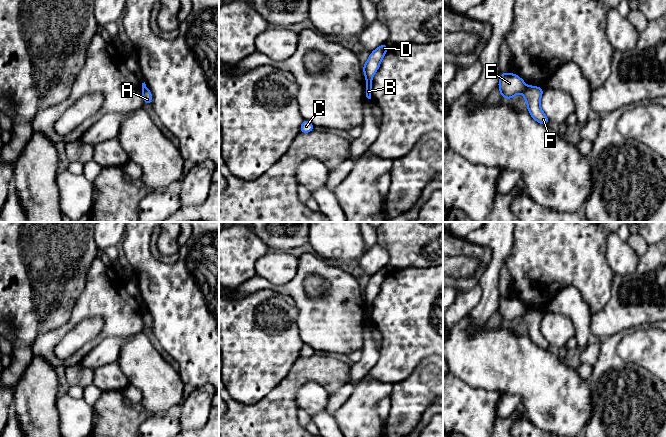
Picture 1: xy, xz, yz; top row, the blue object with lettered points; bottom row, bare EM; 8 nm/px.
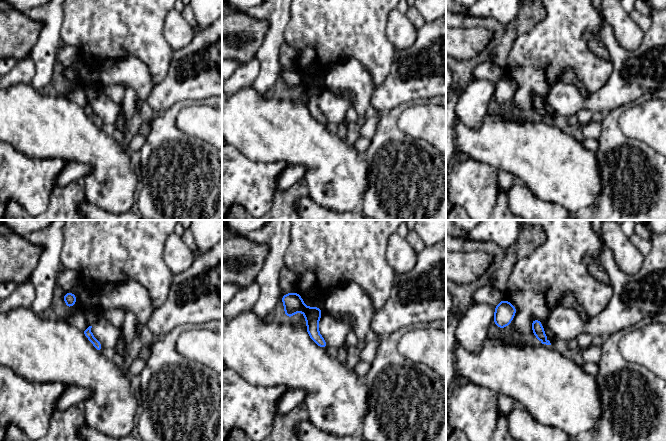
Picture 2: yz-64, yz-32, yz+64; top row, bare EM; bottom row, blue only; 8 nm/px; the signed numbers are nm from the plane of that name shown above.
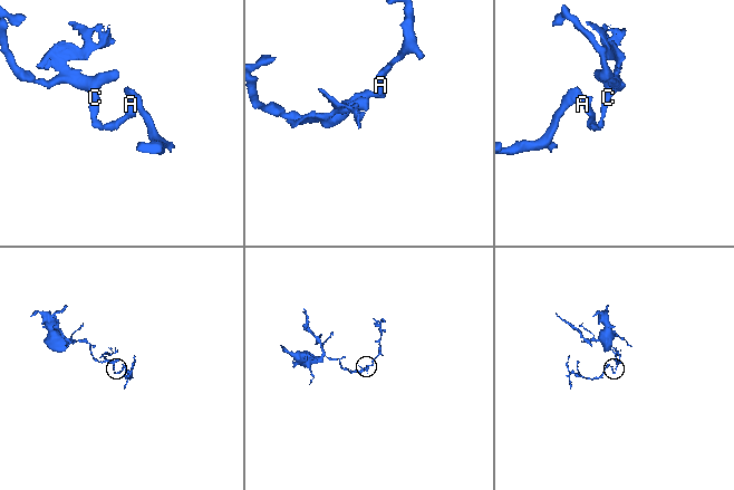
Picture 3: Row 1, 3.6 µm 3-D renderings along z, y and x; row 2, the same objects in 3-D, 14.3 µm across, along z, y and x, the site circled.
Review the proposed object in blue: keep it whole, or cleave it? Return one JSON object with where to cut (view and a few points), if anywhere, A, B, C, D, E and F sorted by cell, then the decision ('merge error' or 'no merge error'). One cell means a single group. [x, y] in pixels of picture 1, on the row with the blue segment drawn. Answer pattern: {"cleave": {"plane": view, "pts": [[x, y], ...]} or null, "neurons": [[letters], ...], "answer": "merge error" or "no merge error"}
{"cleave": {"plane": "yz", "pts": [[525, 86], [521, 91]]}, "neurons": [["A", "B", "C", "F"], ["D", "E"]], "answer": "merge error"}

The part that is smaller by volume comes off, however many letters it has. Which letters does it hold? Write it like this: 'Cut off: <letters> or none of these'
Cut off: D, E

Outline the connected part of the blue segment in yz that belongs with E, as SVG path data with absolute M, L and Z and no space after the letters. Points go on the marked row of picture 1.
M512 72L501 73L498 84L500 93L505 99L513 99L518 92L522 92L526 85L522 78Z

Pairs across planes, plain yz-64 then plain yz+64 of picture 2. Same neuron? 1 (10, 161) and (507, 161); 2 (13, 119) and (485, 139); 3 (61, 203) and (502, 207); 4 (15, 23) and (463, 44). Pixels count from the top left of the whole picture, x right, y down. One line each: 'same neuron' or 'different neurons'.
1: different neurons
2: same neuron
3: same neuron
4: different neurons

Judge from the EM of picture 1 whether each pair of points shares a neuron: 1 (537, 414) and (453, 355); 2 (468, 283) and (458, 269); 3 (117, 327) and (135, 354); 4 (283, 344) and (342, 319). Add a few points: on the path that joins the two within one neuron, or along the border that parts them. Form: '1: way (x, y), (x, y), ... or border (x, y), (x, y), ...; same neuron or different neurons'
1: way (524, 391), (493, 360), (476, 359); same neuron
2: border (479, 260), (479, 266), (471, 275), (453, 277); different neurons
3: border (142, 330), (125, 338); different neurons
4: border (297, 314), (296, 326), (298, 335), (304, 342); different neurons

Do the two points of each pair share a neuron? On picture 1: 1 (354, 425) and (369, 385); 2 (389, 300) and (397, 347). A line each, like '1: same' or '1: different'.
1: same
2: same

